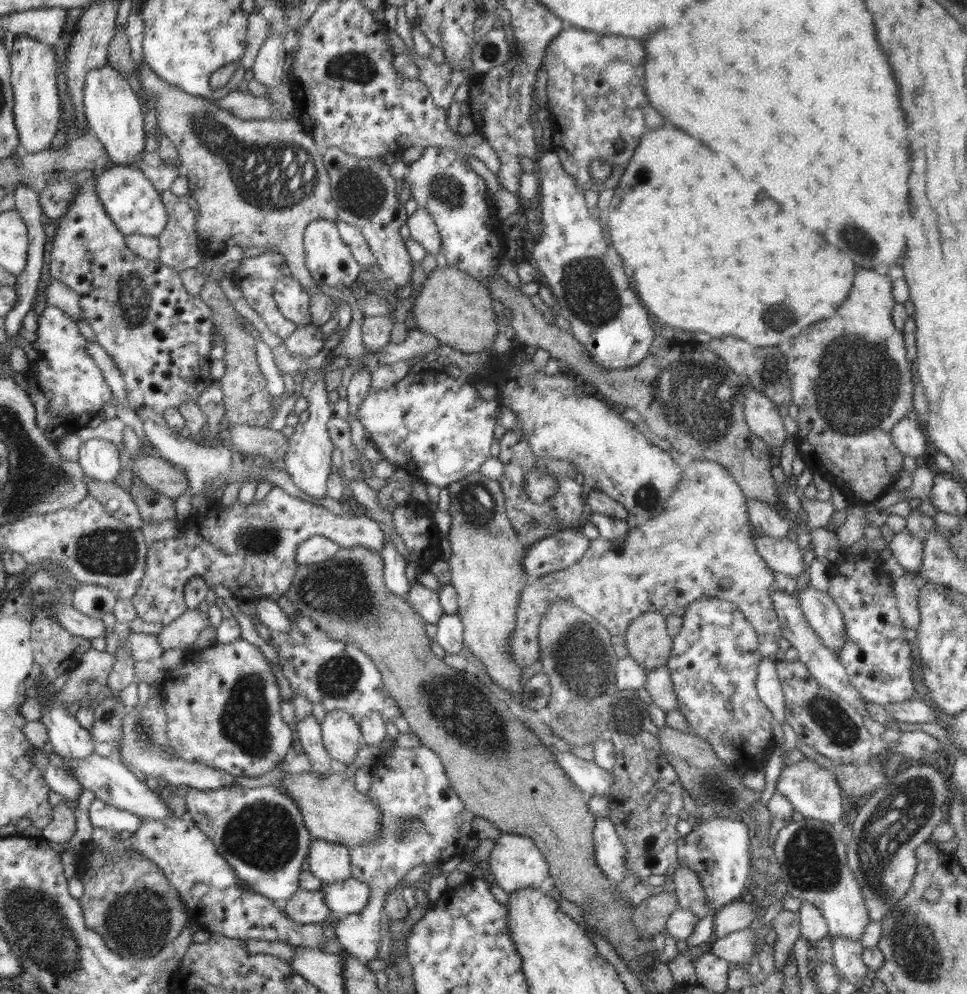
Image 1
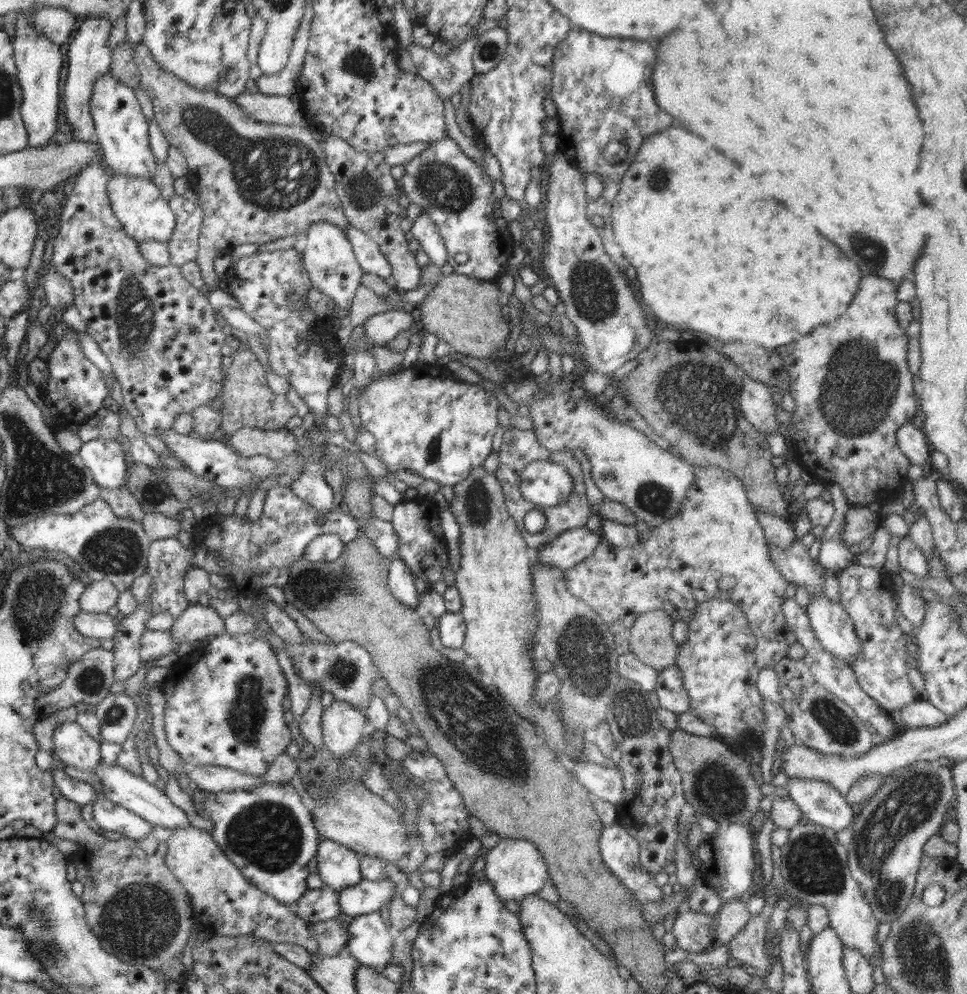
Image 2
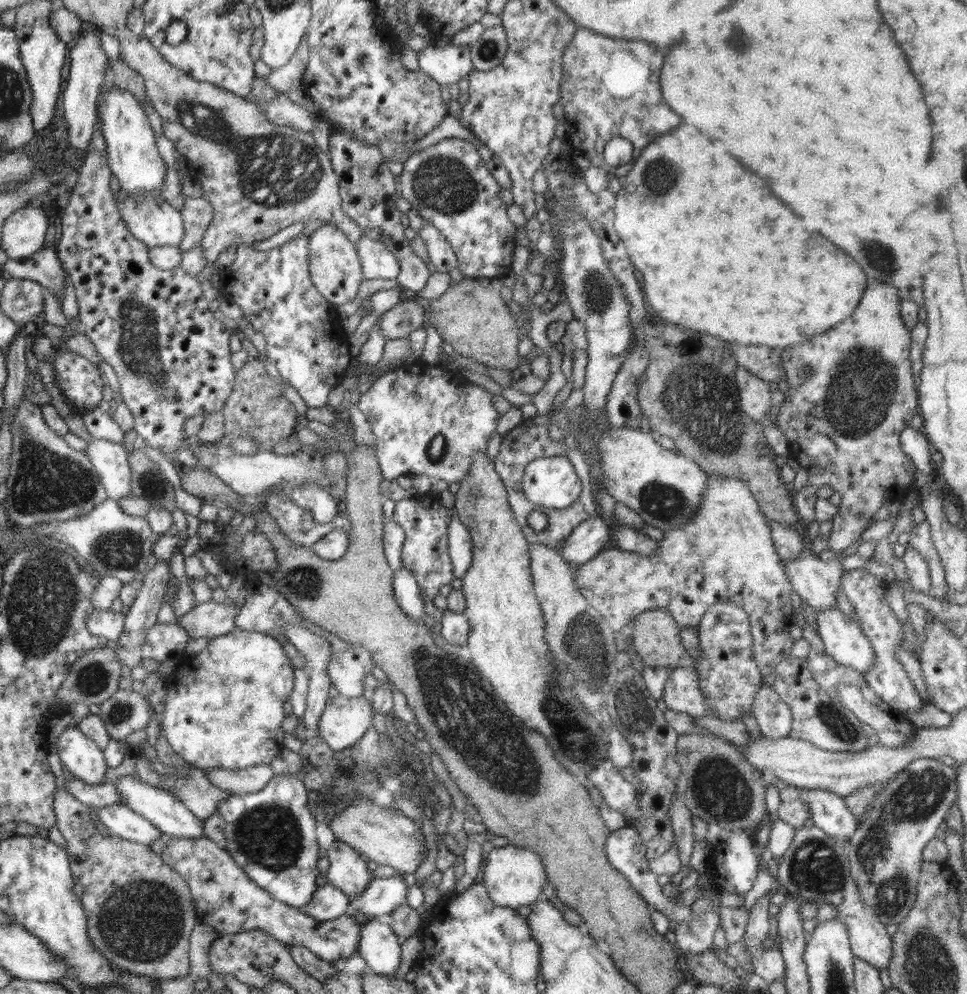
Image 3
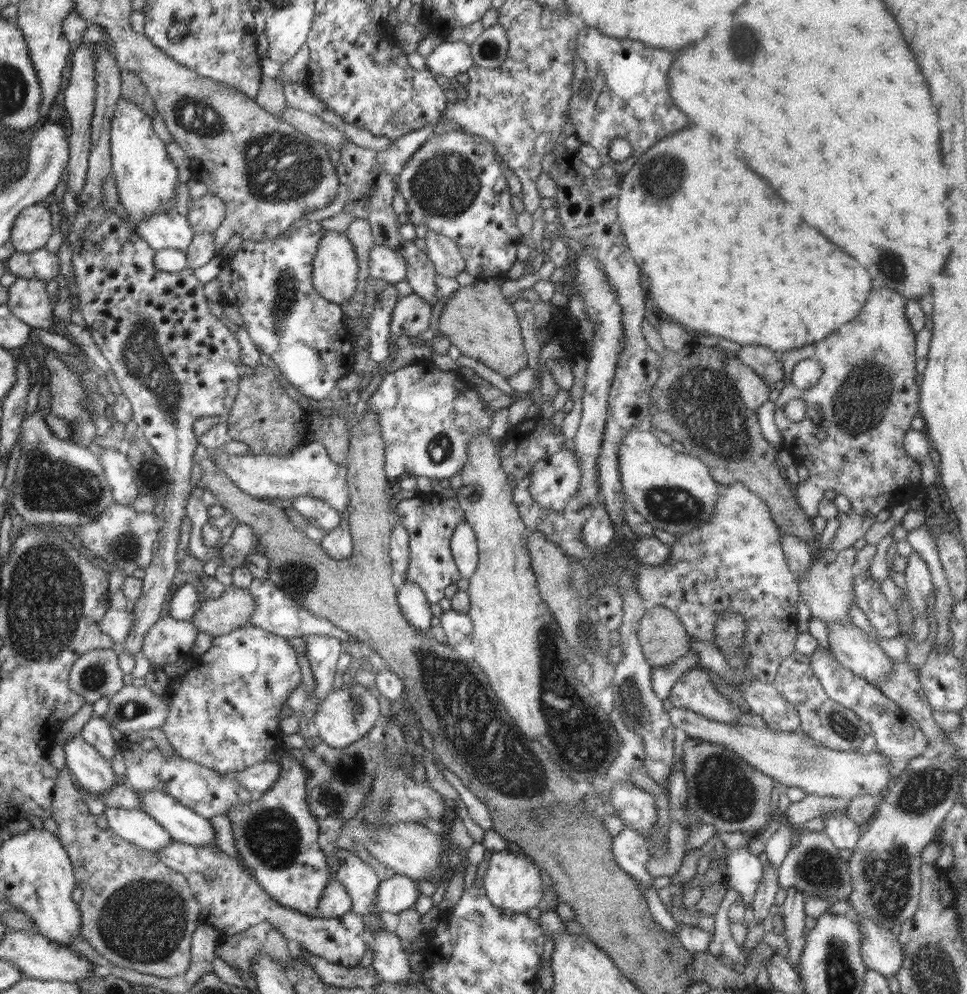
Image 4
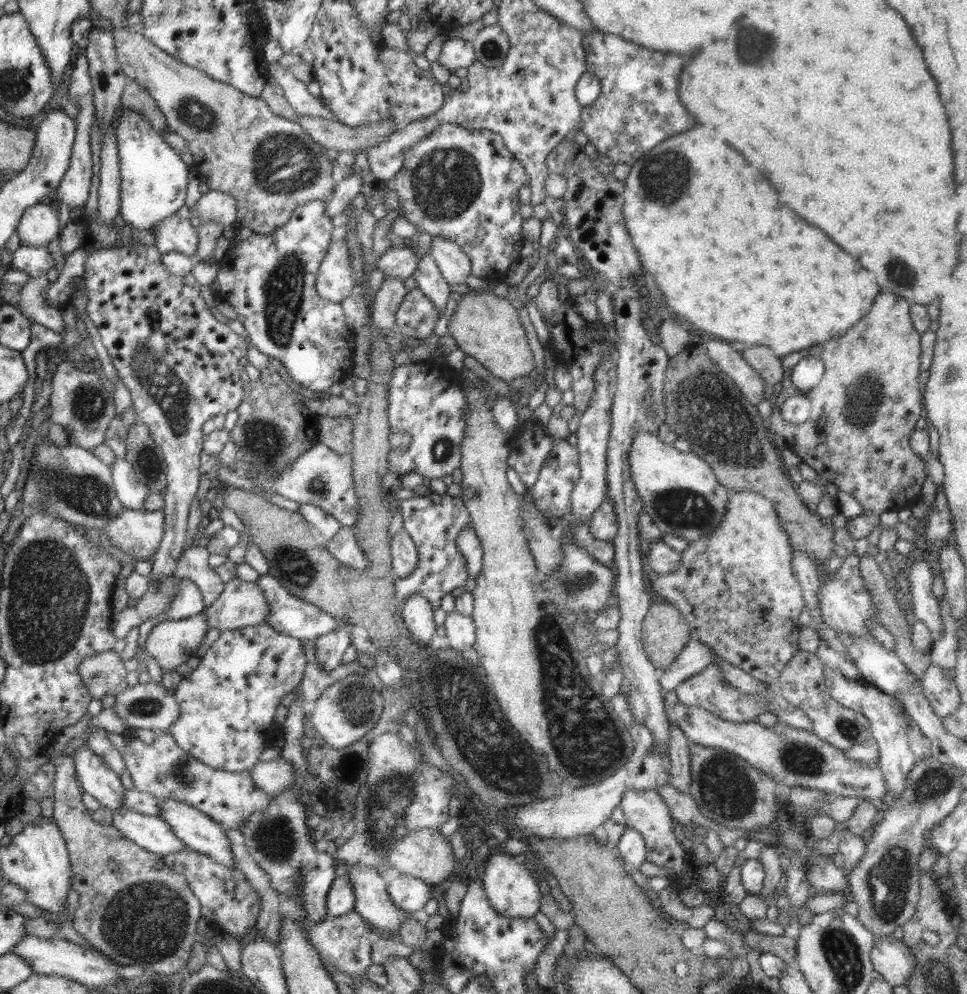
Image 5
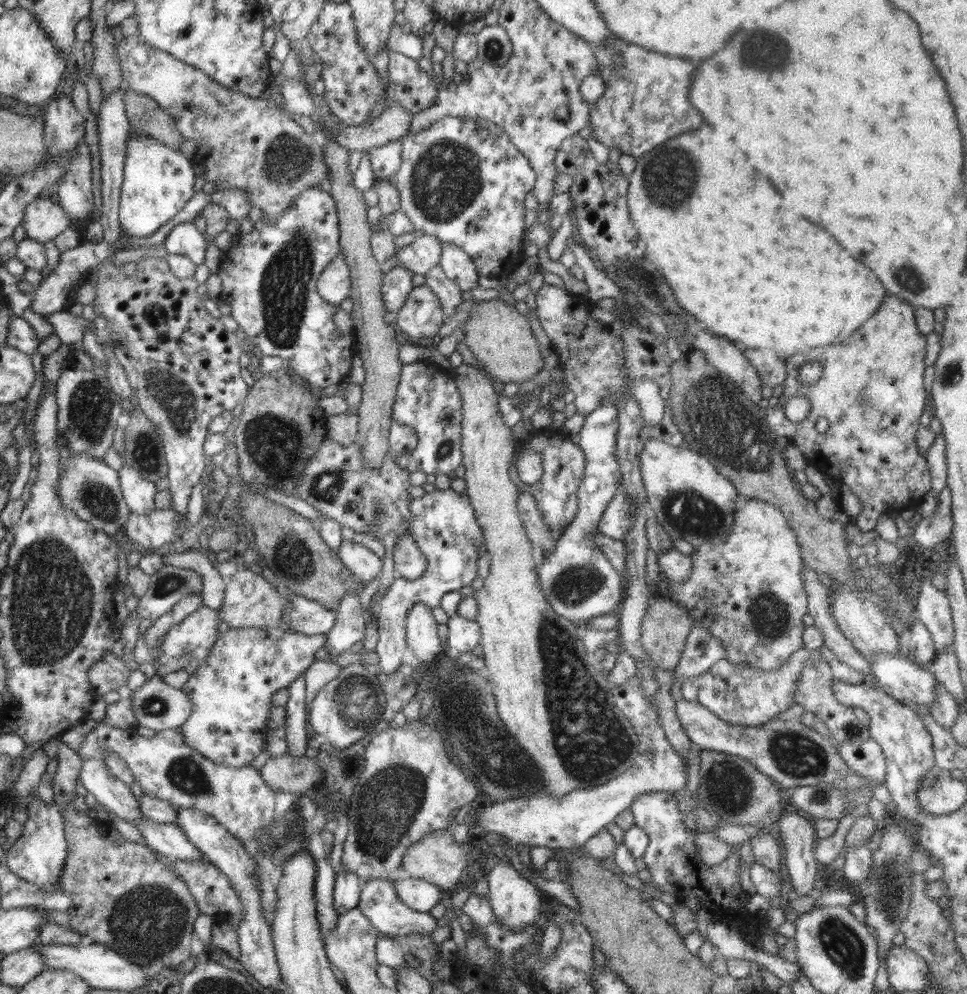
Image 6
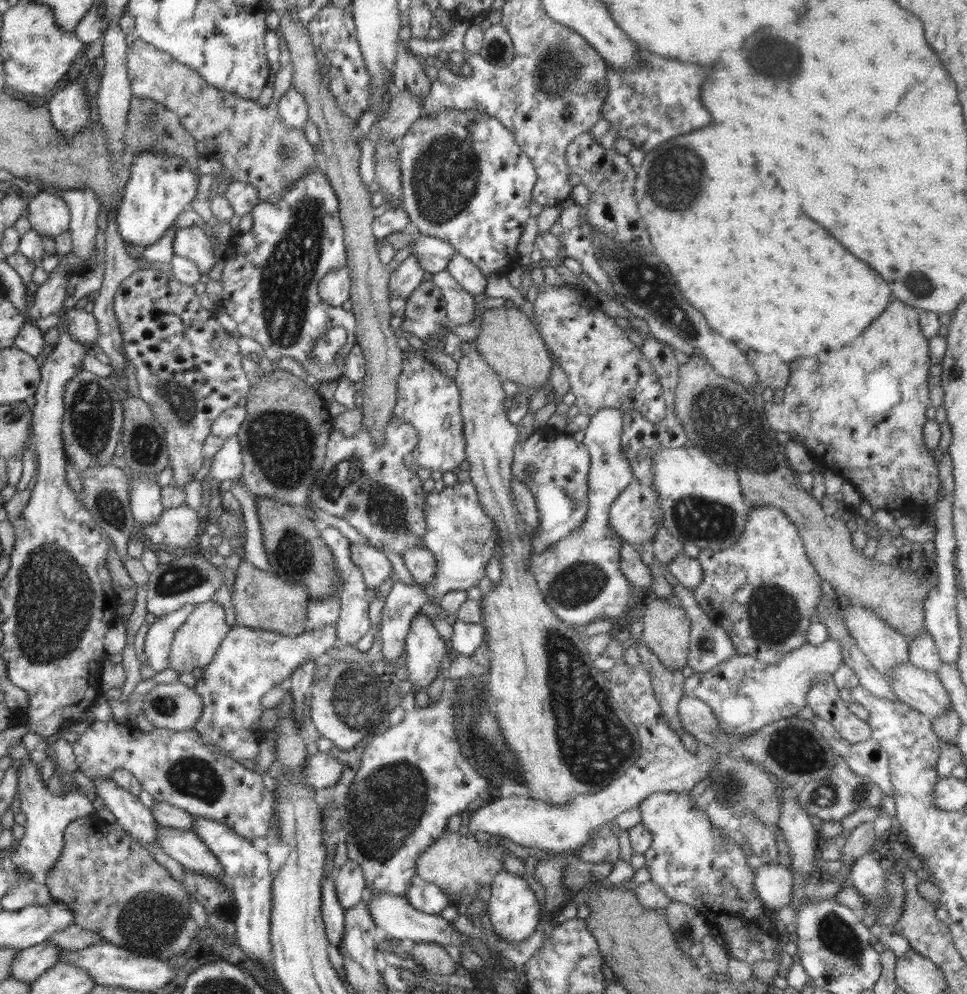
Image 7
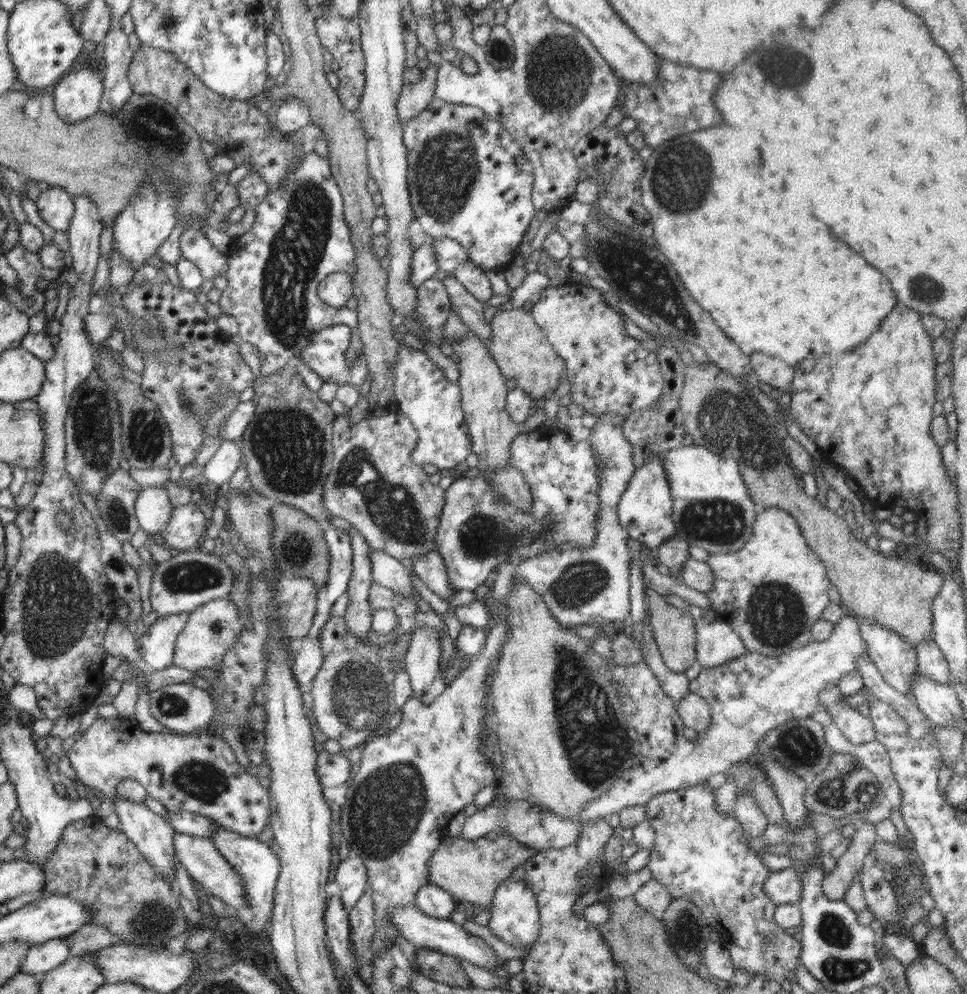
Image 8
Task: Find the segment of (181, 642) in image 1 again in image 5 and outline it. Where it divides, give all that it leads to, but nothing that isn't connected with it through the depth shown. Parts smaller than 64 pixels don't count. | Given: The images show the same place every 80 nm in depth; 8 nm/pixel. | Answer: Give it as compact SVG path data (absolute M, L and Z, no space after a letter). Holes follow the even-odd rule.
M236 576L225 583L223 593L202 612L211 628L234 631L257 626L265 622L269 604L255 582L247 582Z

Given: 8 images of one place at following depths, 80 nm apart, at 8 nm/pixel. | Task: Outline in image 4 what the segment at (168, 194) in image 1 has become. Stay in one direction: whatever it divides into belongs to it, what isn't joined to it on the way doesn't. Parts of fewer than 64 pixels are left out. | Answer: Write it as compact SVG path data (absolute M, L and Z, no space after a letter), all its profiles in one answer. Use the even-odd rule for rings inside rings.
M206 193L192 200L186 217L195 235L213 232L224 220L225 204L215 194Z

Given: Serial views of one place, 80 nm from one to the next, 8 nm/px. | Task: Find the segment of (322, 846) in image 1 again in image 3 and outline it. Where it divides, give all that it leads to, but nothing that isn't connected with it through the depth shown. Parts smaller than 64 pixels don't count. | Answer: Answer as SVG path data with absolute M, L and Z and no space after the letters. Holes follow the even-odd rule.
M341 841L332 842L323 861L328 883L340 889L349 898L358 898L374 878L366 860L352 847Z

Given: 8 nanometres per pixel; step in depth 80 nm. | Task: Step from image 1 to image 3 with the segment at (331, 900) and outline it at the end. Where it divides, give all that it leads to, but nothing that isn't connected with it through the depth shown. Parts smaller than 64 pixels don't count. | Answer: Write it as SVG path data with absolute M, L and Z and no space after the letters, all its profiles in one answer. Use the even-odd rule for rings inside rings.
M374 877L358 898L350 898L350 912L355 915L364 913L370 918L391 914L396 908L406 904L406 896L408 887L402 878Z

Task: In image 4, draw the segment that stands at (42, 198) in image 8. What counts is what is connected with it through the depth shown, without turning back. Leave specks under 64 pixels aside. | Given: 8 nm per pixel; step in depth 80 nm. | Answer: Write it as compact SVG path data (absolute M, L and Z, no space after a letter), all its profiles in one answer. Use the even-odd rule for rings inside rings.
M51 203L23 208L16 217L9 236L15 252L34 252L44 247L57 220Z

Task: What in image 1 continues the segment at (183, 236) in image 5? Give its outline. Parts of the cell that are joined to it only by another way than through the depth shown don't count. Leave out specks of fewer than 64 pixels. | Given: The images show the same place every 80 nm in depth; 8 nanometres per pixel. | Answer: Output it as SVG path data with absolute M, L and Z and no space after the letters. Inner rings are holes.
M118 165L98 172L98 175L95 190L103 202L104 210L120 232L125 235L141 234L156 238L163 232L168 222L168 215L161 201L161 193L154 188L151 180L144 176L142 171Z

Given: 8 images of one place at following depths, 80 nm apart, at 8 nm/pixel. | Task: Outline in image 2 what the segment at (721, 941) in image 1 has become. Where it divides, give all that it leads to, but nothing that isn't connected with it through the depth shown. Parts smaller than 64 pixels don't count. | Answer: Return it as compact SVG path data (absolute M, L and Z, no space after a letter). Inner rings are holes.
M762 914L750 916L751 919L746 926L727 942L732 963L747 964L756 973L766 978L772 968L776 966L775 955L768 957L765 953L766 921Z

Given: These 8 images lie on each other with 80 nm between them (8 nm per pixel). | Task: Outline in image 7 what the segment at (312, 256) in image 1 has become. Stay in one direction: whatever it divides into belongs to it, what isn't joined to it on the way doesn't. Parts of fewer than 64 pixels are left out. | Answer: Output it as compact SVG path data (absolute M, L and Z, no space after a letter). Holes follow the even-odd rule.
M338 267L328 271L317 286L317 293L322 300L332 306L342 306L349 299L351 289L351 271L346 267Z

